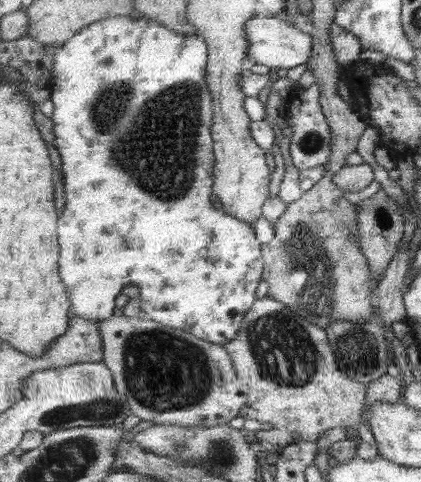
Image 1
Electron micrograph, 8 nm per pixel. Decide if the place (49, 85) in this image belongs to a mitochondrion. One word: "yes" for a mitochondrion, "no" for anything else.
no

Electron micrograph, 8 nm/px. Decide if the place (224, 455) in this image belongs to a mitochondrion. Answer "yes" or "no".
yes

